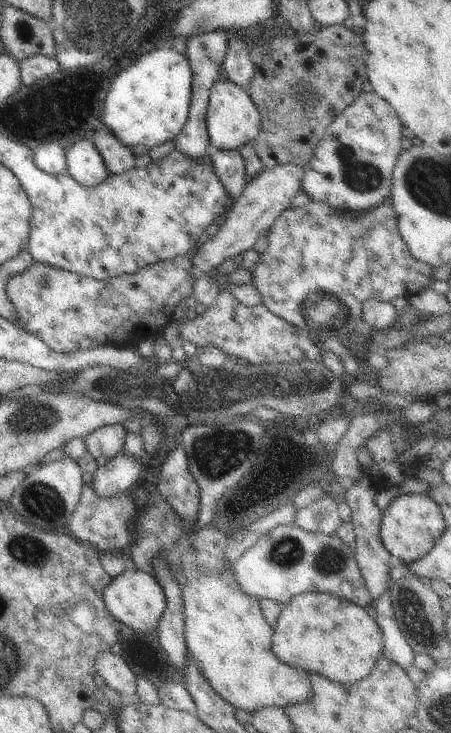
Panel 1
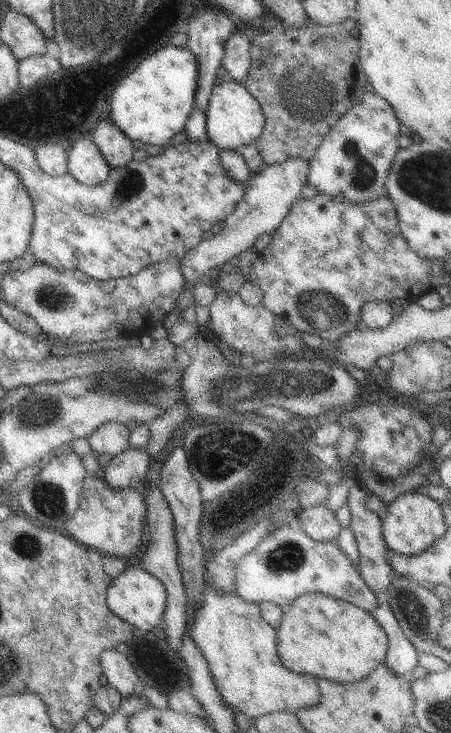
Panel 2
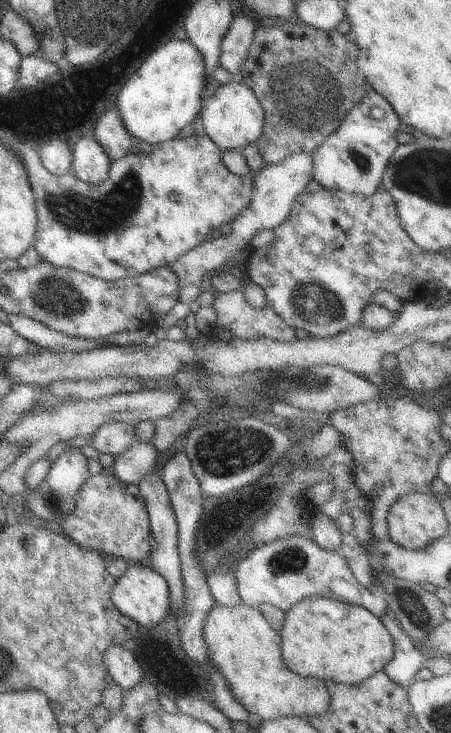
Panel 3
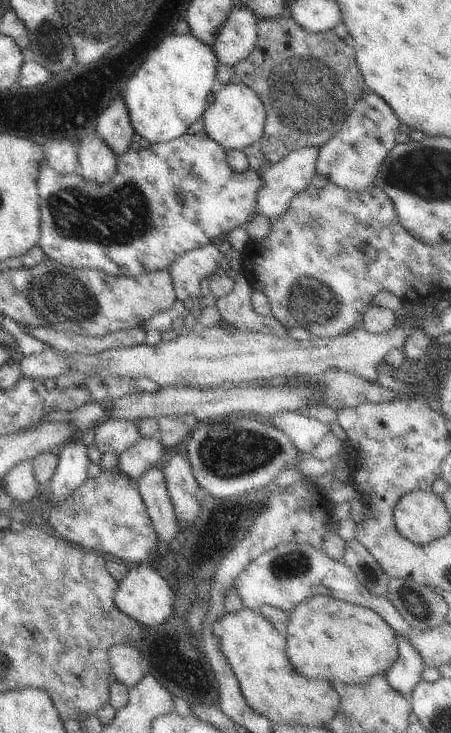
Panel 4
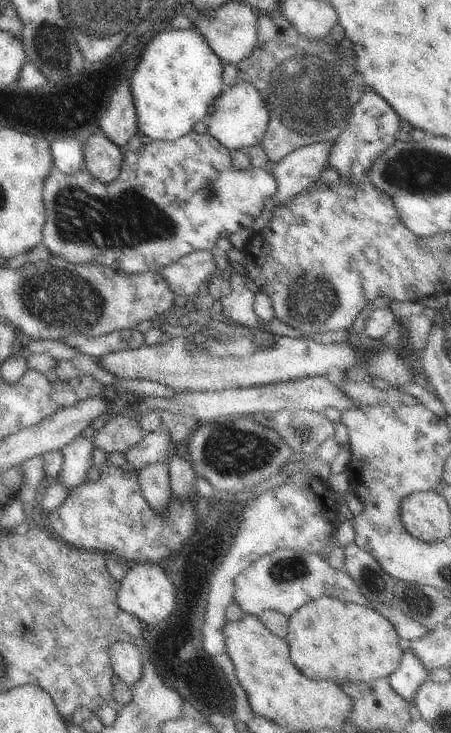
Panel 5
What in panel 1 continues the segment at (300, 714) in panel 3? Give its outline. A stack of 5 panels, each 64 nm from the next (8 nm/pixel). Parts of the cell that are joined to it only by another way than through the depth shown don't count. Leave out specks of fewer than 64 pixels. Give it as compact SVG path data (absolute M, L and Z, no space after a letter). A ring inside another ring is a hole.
M151 496L149 501L149 506L145 510L138 512L136 526L136 536L134 538L133 544L126 550L125 557L128 560L130 566L136 566L139 569L145 570L146 572L152 573L151 560L155 559L155 554L160 551L164 551L167 559L169 560L169 565L175 574L178 584L181 586L181 593L183 594L183 601L185 602L185 641L187 644L187 650L193 654L193 659L197 660L197 663L201 666L201 673L206 675L210 686L226 701L235 706L236 708L242 708L246 712L251 712L252 715L256 714L259 710L268 707L278 707L285 709L288 705L294 703L302 703L309 701L313 697L313 684L311 683L309 672L298 667L291 667L283 662L275 655L272 648L272 637L274 629L266 622L263 617L262 609L260 608L259 601L253 596L248 596L244 594L239 588L239 584L236 582L236 577L234 576L233 570L229 568L232 563L225 560L225 546L227 545L227 540L230 536L225 535L223 532L216 530L214 524L203 522L199 520L197 523L197 528L194 533L188 535L183 531L181 527L181 518L174 512L174 509L159 496Z

